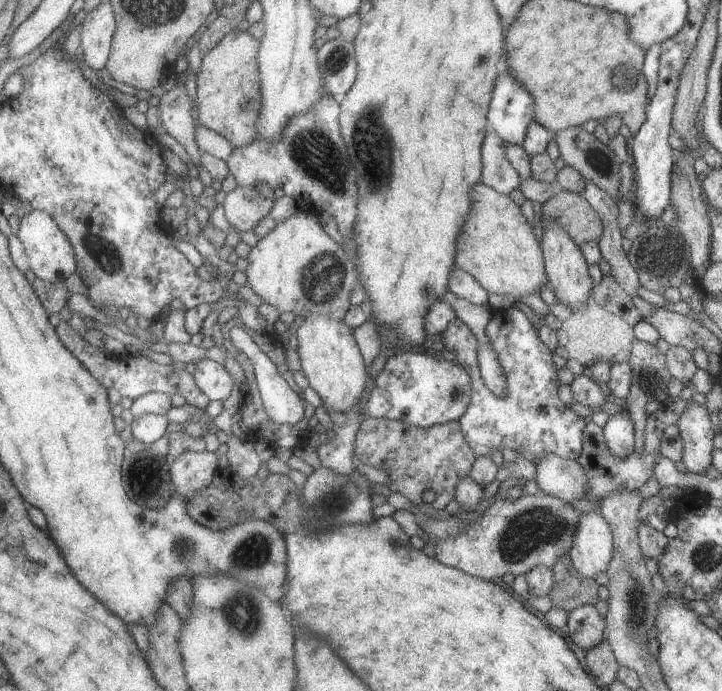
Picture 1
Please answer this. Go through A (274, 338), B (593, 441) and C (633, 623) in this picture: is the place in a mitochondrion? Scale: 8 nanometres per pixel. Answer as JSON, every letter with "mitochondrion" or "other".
{"A":"other","B":"other","C":"mitochondrion"}

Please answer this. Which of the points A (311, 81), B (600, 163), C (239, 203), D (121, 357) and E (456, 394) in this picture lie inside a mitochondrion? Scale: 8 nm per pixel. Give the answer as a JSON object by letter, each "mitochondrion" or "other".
{"A":"mitochondrion","B":"mitochondrion","C":"other","D":"other","E":"mitochondrion"}

